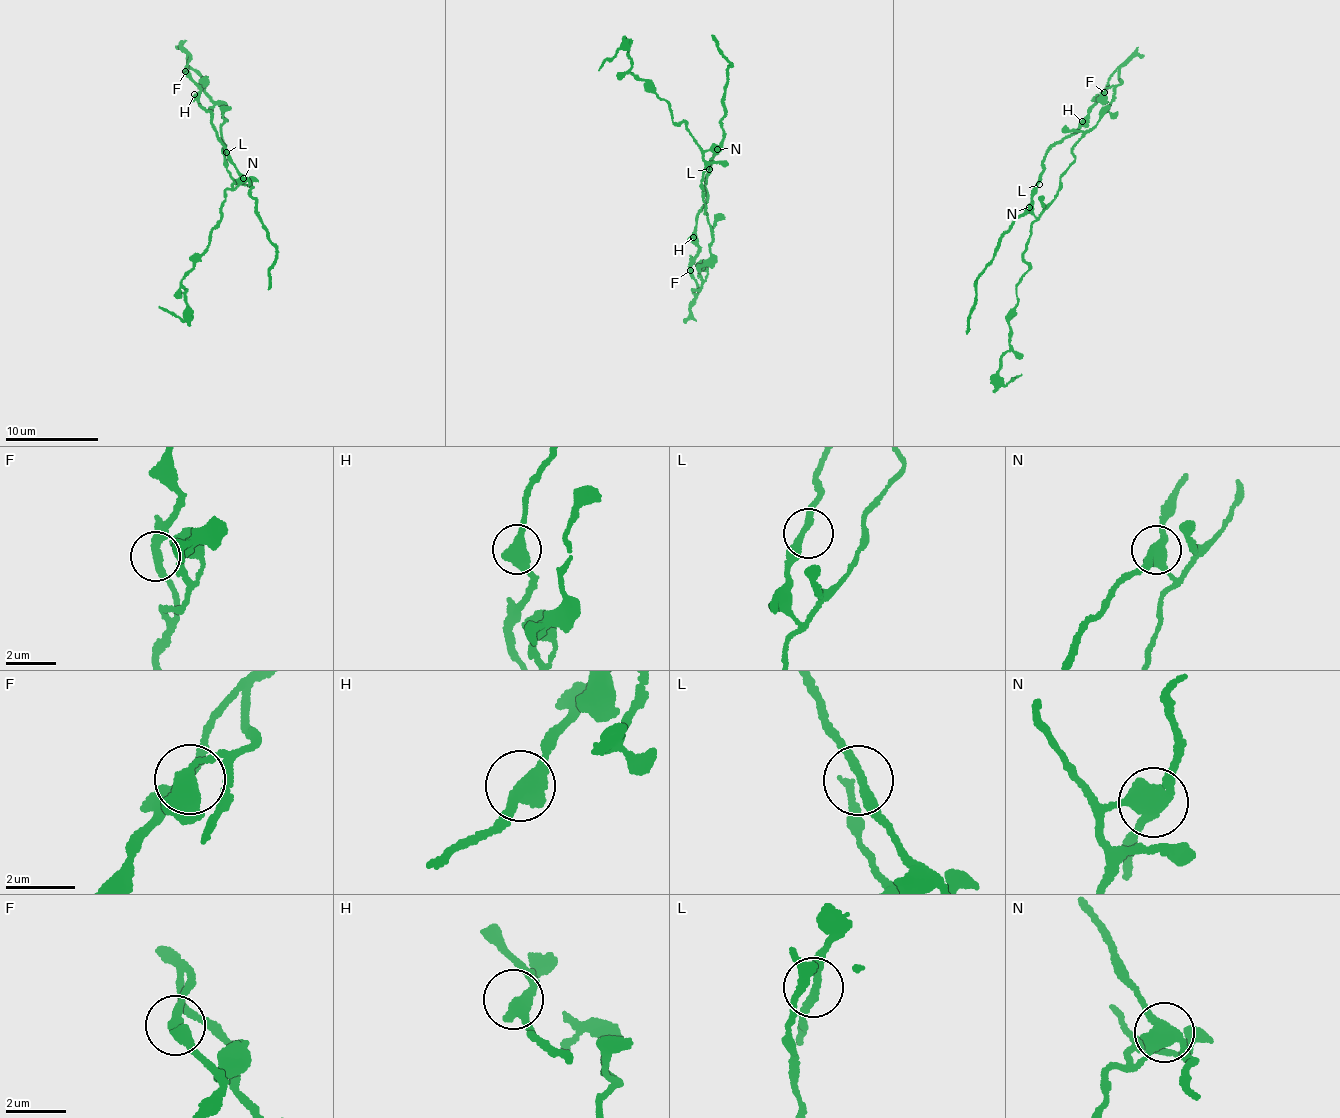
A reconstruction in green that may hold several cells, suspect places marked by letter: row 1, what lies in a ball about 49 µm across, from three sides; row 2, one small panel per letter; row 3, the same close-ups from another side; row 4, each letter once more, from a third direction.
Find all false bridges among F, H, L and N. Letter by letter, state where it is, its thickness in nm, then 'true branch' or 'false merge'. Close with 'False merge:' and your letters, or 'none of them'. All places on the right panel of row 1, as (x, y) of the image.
F: at (1104, 92); 280 nm thick; true branch
H: at (1082, 121); 440 nm thick; true branch
L: at (1039, 184); 240 nm thick; true branch
N: at (1029, 207); 440 nm thick; false merge
False merge: N

